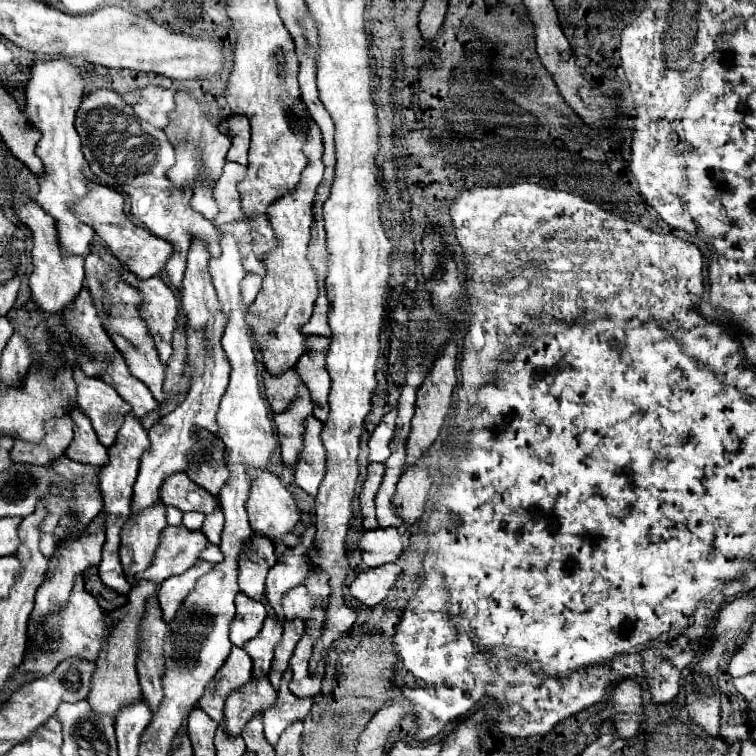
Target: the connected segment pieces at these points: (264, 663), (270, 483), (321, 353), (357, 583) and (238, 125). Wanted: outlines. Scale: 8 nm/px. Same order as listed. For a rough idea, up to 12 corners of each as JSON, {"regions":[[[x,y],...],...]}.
{"regions":[[[267,608],[261,632],[243,646],[253,658],[253,676],[265,676],[283,634],[275,610]],[[253,468],[251,528],[277,542],[301,520],[297,502],[269,470]],[[307,336],[295,370],[311,392],[313,414],[329,414],[329,338]],[[401,566],[363,570],[349,592],[365,606],[385,600]],[[231,116],[219,130],[231,138],[227,160],[247,166],[249,120]]]}

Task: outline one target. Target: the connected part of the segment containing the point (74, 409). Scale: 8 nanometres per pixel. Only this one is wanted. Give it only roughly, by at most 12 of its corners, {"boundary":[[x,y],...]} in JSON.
{"boundary":[[71,406],[73,442],[65,456],[91,466],[107,462],[89,418]]}

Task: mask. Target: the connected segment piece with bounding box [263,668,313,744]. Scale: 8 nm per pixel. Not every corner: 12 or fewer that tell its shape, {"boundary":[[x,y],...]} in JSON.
{"boundary":[[291,668],[283,674],[277,700],[263,712],[265,736],[271,744],[279,734],[303,720],[313,698],[289,690]]}

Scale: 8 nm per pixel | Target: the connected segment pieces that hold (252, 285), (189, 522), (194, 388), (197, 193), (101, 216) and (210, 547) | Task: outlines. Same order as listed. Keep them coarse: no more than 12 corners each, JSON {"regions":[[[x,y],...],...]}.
{"regions":[[[249,274],[241,282],[241,296],[253,302],[263,277]],[[185,512],[183,524],[187,528],[201,528],[205,514]],[[193,240],[181,290],[189,390],[149,430],[131,512],[207,454],[229,384],[225,312],[209,252]],[[199,184],[191,206],[205,218],[217,216],[213,190]],[[87,182],[73,202],[137,278],[157,276],[173,246],[133,224],[123,194]],[[207,544],[199,558],[211,564],[223,562],[223,552],[215,544]]]}

